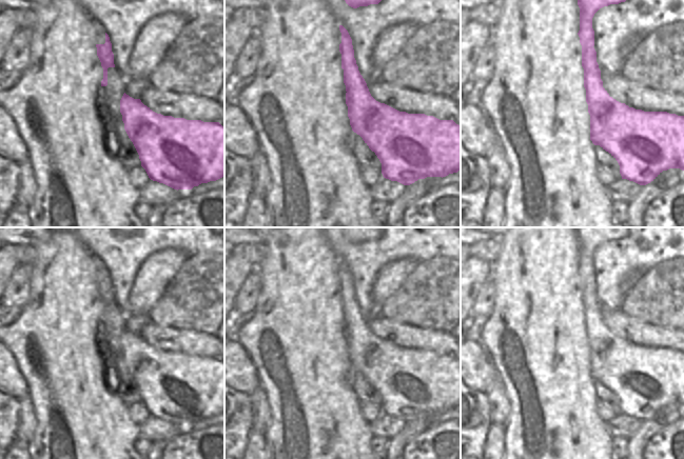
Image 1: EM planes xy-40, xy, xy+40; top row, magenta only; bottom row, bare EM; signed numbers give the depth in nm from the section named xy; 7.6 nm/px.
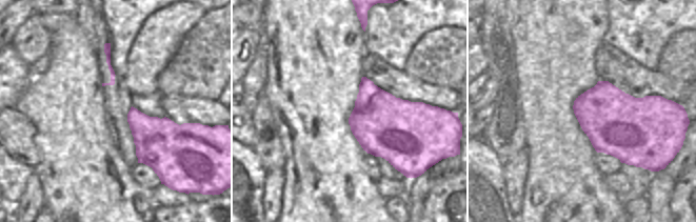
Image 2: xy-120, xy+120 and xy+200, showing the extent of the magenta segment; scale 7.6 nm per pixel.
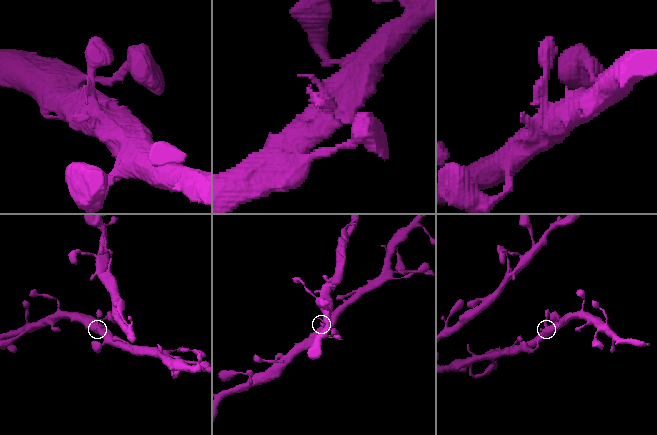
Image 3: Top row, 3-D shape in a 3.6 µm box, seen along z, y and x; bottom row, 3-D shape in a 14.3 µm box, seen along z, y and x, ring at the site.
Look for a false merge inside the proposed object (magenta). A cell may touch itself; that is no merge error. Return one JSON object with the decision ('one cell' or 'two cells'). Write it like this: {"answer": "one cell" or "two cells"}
{"answer": "two cells"}

